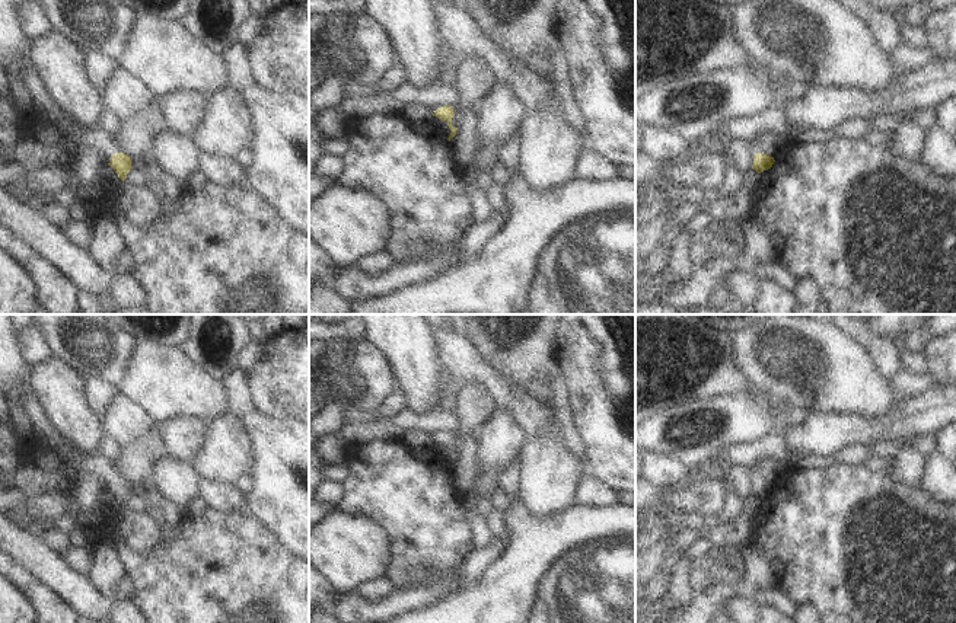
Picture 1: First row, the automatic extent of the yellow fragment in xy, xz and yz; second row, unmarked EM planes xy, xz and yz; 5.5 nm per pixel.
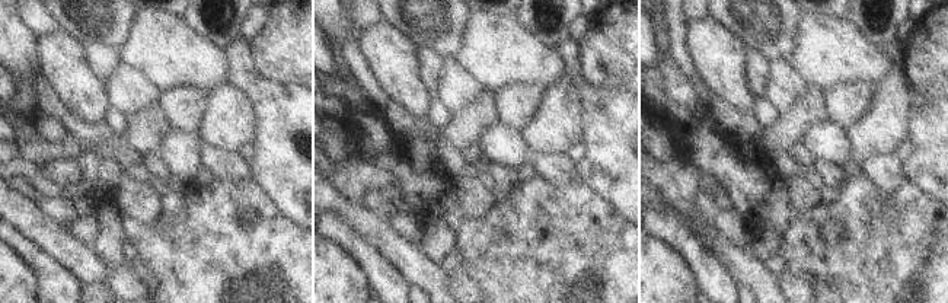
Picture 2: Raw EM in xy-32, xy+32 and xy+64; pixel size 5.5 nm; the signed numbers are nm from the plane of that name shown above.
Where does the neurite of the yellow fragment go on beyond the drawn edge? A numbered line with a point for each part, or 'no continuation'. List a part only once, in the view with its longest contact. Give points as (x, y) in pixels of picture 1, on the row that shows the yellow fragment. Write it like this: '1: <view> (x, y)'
1: xy (96, 139)

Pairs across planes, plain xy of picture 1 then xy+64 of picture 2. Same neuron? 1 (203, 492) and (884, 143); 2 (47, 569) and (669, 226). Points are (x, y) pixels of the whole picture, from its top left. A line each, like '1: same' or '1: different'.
1: different
2: different

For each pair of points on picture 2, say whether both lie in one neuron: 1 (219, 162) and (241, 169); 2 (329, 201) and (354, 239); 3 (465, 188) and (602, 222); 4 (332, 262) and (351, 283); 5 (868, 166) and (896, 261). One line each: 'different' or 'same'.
1: same
2: different
3: different
4: same
5: different

